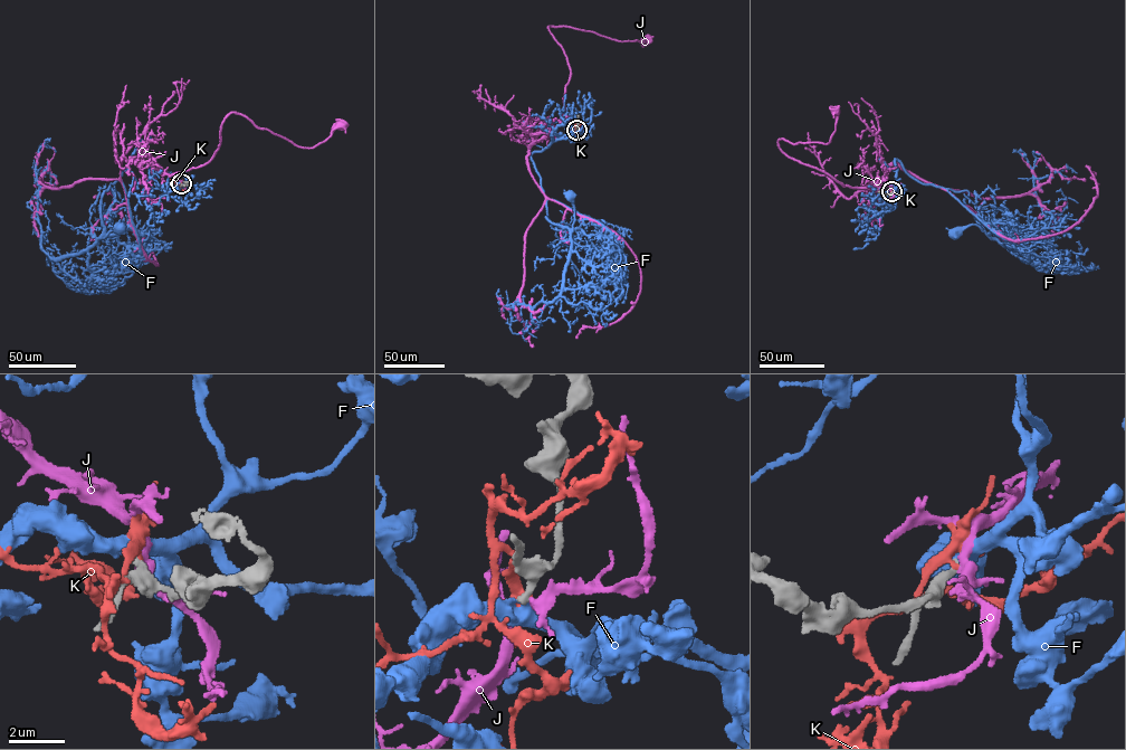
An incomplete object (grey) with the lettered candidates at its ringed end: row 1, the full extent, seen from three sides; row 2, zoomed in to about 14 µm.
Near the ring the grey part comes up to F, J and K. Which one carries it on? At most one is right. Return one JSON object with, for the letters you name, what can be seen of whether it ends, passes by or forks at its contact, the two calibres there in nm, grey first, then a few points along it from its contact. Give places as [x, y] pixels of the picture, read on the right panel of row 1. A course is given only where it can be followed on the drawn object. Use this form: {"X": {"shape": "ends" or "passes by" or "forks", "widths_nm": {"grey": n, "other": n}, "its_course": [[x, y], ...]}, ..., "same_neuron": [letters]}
{"F": {"shape": "passes by", "widths_nm": {"grey": 280, "other": 400}, "its_course": [[891, 191], [896, 200], [896, 160], [916, 179], [946, 190], [990, 230], [986, 235], [971, 224], [954, 236]]}, "same_neuron": ["F"]}

